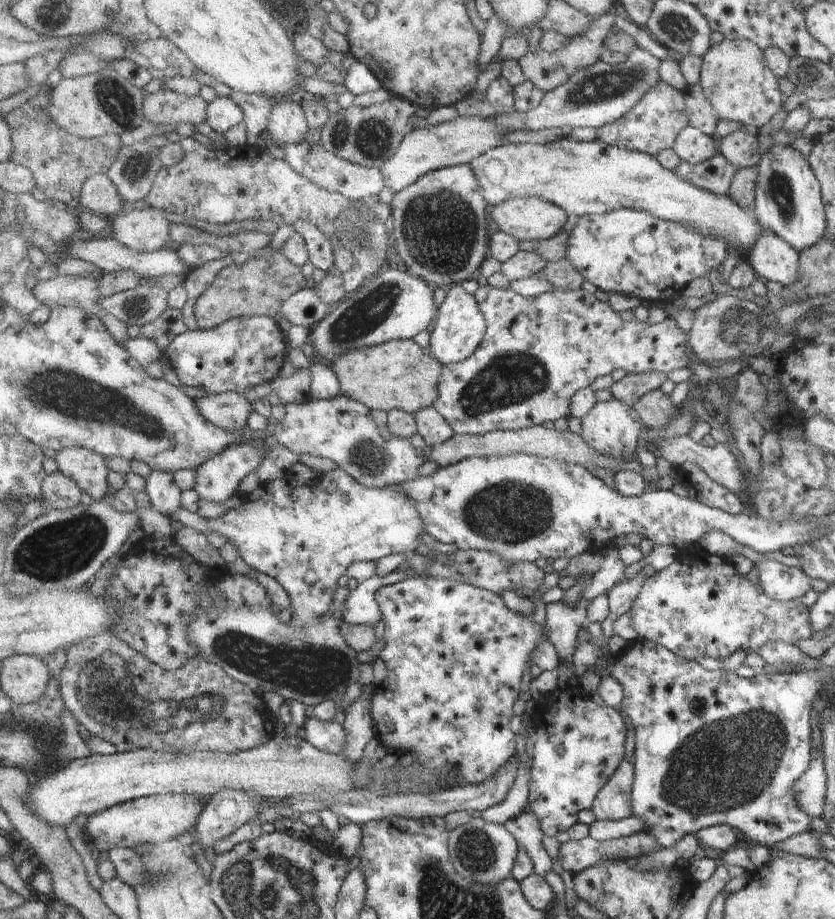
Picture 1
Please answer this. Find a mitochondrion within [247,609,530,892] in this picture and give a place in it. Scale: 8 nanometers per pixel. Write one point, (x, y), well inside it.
(475, 851)

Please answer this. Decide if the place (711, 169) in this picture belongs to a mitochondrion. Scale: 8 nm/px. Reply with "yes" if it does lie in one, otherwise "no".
no

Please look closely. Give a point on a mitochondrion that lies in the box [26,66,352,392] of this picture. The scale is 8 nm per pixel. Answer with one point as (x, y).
(111, 97)

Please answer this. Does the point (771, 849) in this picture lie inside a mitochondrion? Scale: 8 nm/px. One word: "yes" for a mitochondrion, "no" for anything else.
no

